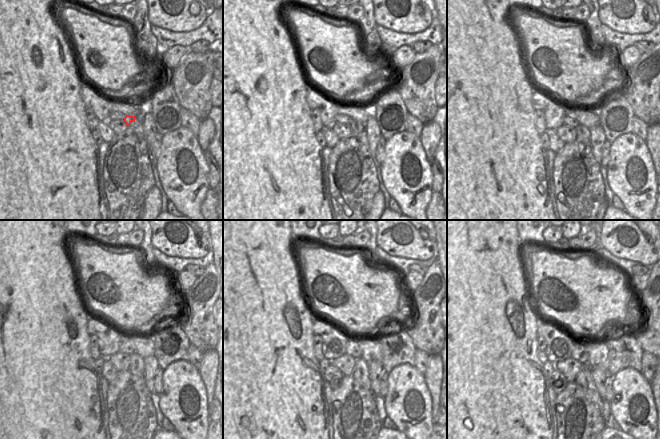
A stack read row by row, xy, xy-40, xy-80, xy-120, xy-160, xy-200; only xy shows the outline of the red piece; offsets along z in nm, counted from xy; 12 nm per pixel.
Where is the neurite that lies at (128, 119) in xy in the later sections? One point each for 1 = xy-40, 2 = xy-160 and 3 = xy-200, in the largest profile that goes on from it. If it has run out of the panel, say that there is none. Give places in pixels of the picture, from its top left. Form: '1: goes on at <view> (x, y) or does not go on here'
1: goes on at xy-40 (356, 128)
2: goes on at xy-160 (360, 373)
3: goes on at xy-200 (583, 378)

